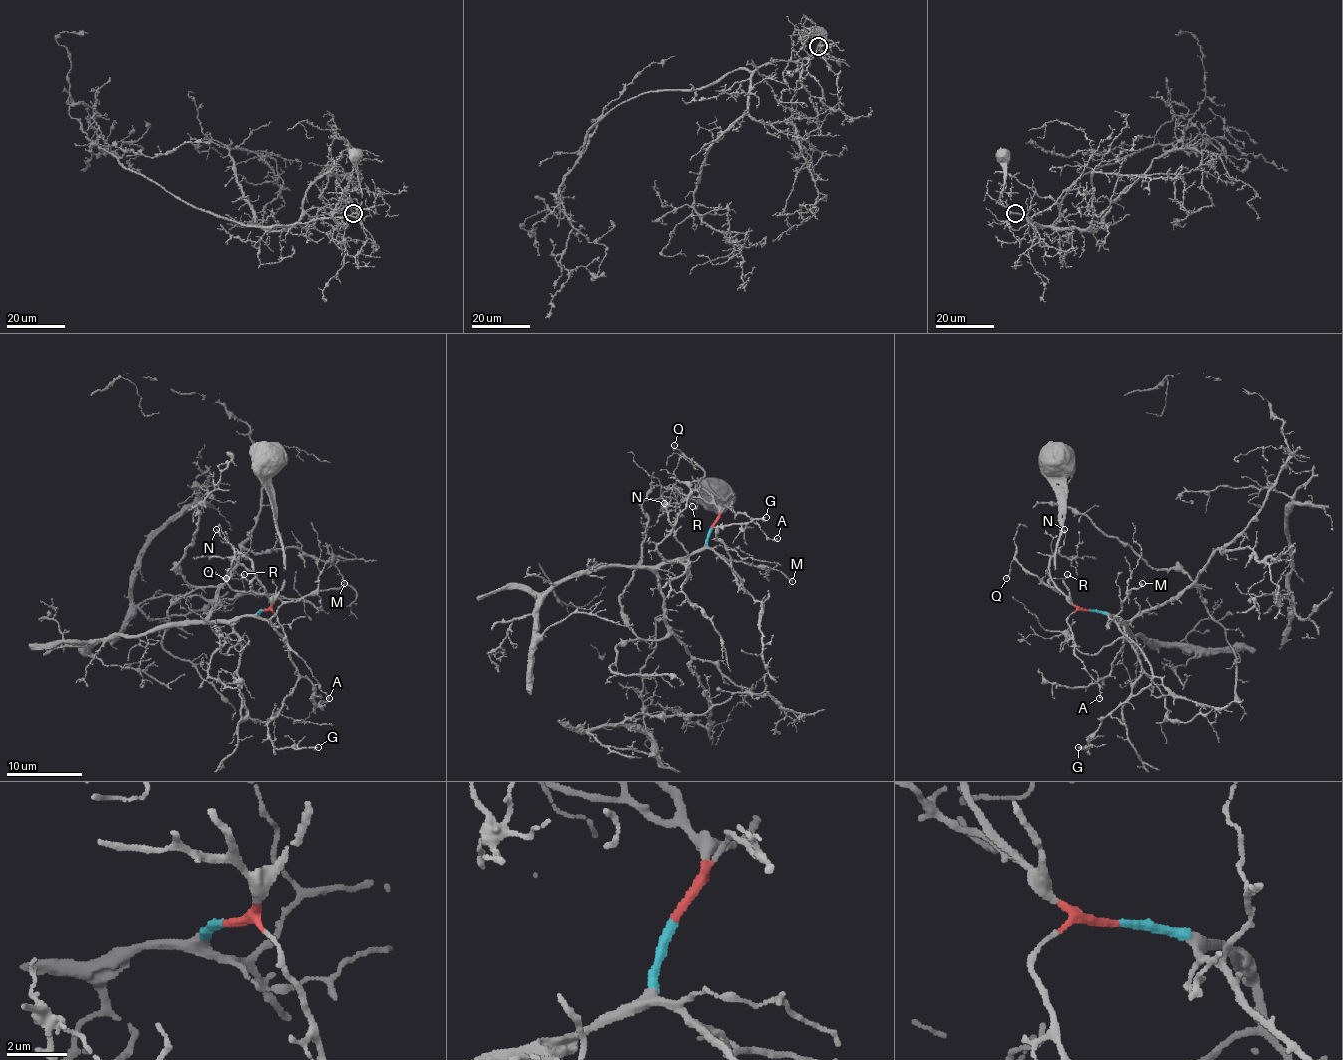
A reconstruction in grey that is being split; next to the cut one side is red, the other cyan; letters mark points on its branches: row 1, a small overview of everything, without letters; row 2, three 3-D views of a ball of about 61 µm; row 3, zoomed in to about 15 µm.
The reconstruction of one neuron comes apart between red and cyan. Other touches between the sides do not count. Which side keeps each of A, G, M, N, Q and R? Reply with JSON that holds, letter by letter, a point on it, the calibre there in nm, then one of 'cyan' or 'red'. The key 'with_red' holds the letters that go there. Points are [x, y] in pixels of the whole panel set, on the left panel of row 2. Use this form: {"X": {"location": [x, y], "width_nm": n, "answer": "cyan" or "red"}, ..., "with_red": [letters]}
{"A": {"location": [329, 698], "width_nm": 140, "answer": "red"}, "G": {"location": [318, 747], "width_nm": 200, "answer": "cyan"}, "M": {"location": [344, 583], "width_nm": 150, "answer": "cyan"}, "N": {"location": [216, 529], "width_nm": 170, "answer": "red"}, "Q": {"location": [226, 578], "width_nm": 110, "answer": "red"}, "R": {"location": [244, 574], "width_nm": 100, "answer": "red"}, "with_red": ["A", "N", "Q", "R"]}

